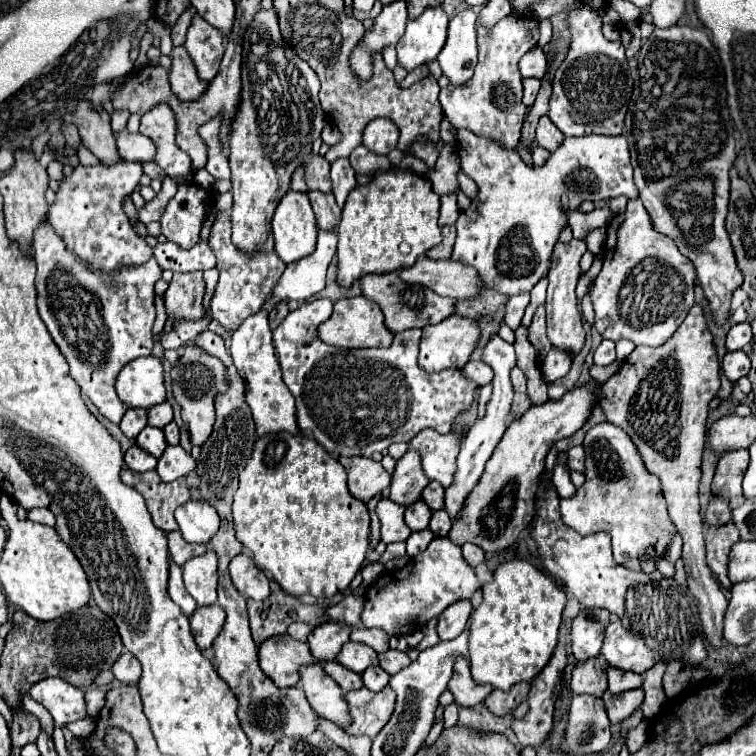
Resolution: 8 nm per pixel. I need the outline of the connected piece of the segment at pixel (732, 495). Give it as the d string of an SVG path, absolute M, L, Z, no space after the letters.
M749 450L725 452L719 458L715 478L711 484L713 494L719 498L725 498L729 502L741 498L743 496L741 480L743 480L743 472L747 470L747 464L749 464Z

